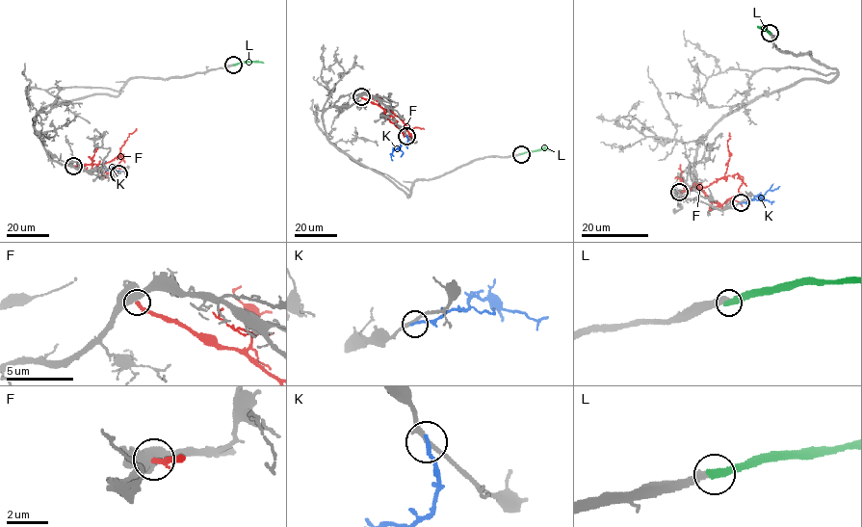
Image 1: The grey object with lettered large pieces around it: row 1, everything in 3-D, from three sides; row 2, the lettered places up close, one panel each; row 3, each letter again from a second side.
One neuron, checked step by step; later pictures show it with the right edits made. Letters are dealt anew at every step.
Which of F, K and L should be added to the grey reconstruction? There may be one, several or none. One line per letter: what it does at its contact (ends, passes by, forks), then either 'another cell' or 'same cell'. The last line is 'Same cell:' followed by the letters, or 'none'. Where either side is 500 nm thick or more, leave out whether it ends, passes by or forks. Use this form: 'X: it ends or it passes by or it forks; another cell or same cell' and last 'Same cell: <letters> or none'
F: another cell
K: it ends; another cell
L: it ends; another cell
Same cell: none

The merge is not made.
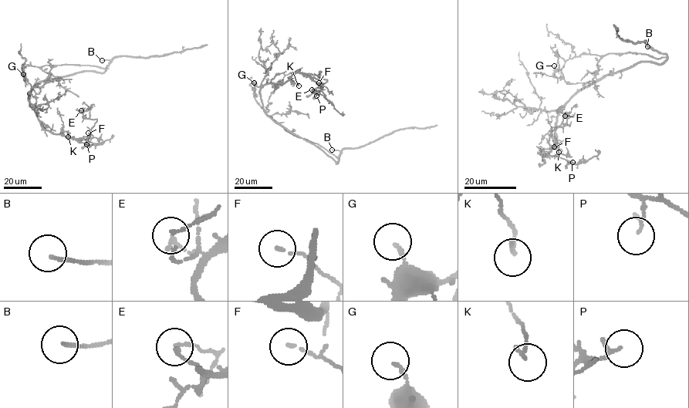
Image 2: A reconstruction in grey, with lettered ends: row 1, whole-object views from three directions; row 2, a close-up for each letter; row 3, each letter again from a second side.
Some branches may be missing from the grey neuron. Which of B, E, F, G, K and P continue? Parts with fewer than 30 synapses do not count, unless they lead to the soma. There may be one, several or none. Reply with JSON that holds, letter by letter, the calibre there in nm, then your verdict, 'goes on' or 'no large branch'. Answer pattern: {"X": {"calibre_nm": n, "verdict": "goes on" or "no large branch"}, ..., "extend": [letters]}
{"B": {"calibre_nm": 140, "verdict": "goes on"}, "E": {"calibre_nm": 110, "verdict": "no large branch"}, "F": {"calibre_nm": 110, "verdict": "no large branch"}, "G": {"calibre_nm": 110, "verdict": "no large branch"}, "K": {"calibre_nm": 140, "verdict": "no large branch"}, "P": {"calibre_nm": 140, "verdict": "no large branch"}, "extend": ["B"]}

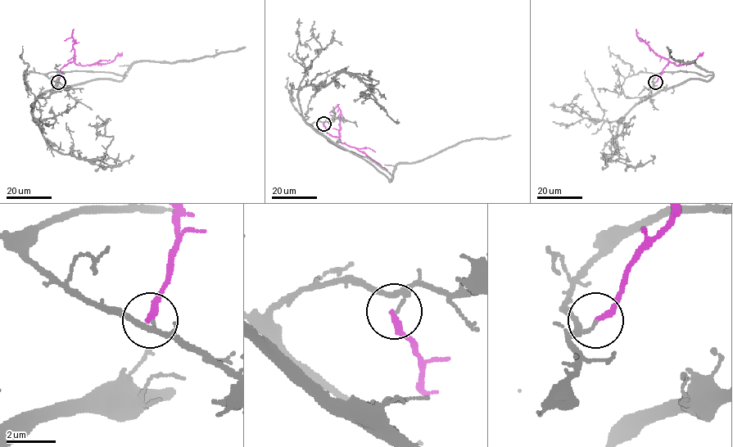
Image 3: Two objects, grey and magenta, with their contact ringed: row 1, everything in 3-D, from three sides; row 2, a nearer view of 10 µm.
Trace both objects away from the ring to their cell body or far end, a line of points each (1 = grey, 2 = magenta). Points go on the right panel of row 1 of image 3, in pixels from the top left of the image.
1: (655, 82), (664, 72), (712, 76), (642, 100), (622, 119), (615, 154), (605, 159), (613, 137), (635, 117)
2: (655, 82), (669, 61), (678, 65), (690, 63), (703, 52)

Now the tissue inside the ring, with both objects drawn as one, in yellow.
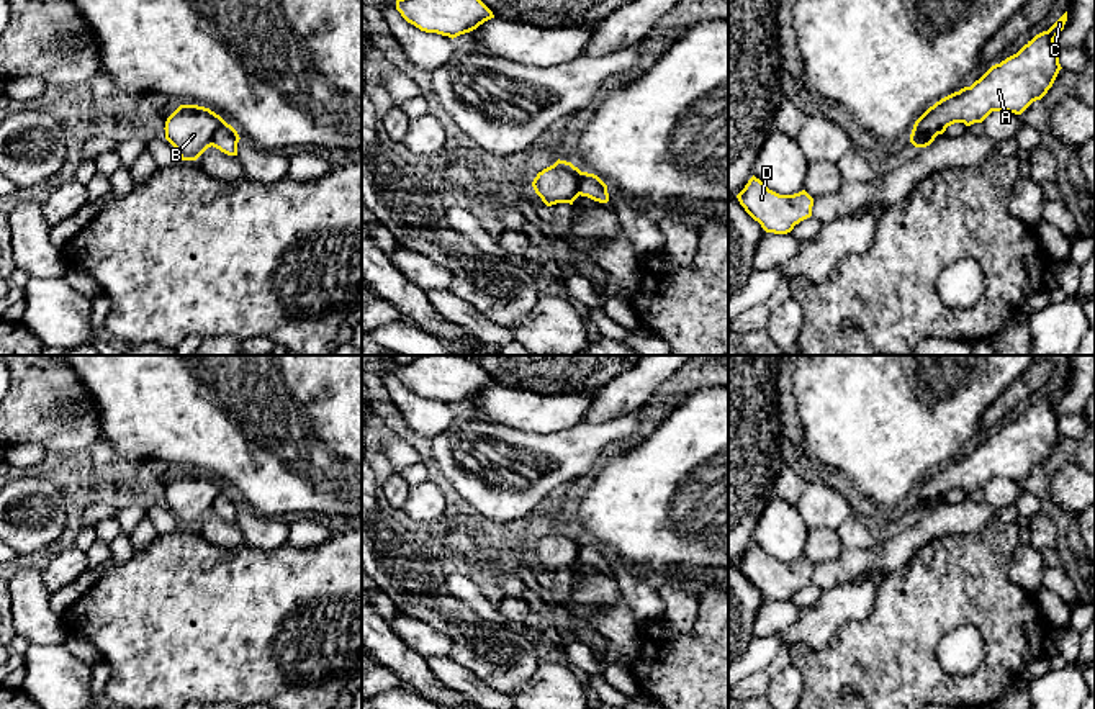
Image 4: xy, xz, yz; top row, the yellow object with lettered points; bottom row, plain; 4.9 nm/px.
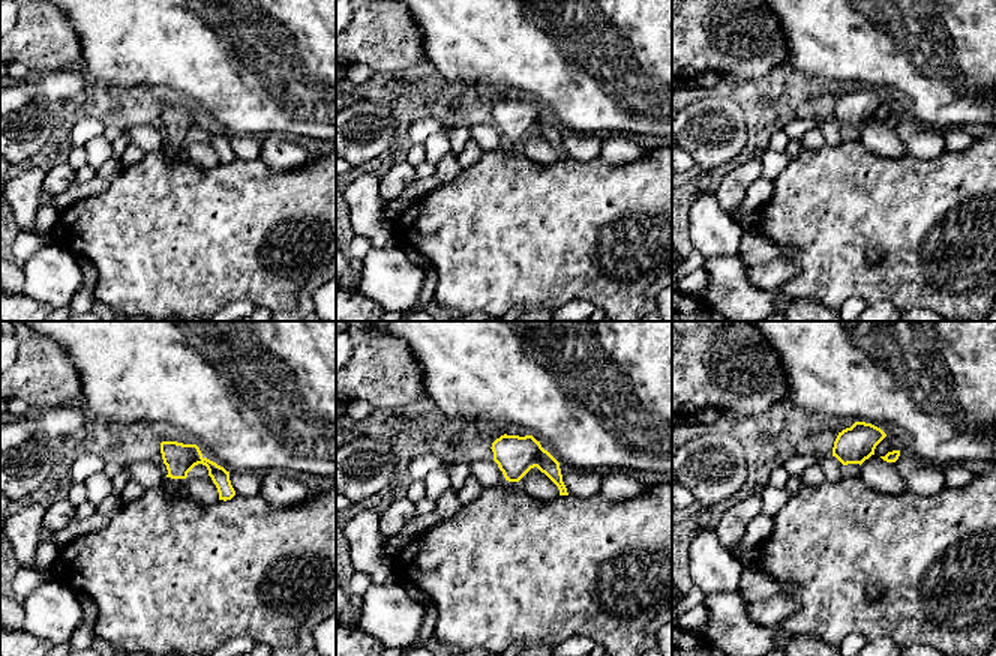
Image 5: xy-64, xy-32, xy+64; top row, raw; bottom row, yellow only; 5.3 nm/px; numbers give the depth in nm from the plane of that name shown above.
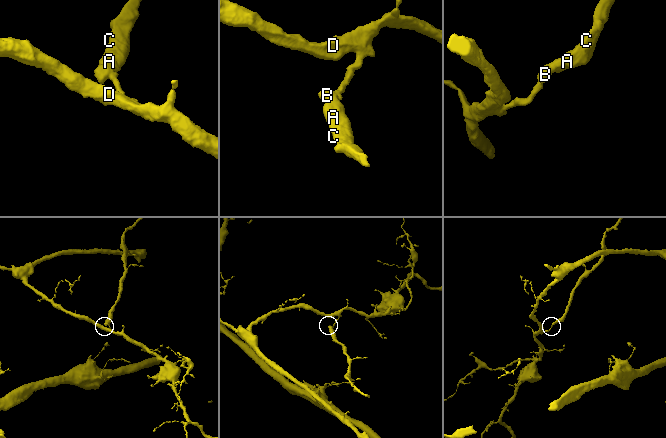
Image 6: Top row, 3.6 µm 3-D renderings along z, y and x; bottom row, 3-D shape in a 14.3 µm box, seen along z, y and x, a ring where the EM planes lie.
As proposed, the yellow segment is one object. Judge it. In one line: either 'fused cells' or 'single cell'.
fused cells

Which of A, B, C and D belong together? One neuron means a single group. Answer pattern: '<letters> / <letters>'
A B C / D

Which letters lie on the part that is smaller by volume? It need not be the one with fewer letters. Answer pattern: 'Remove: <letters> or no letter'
Remove: A, B, C

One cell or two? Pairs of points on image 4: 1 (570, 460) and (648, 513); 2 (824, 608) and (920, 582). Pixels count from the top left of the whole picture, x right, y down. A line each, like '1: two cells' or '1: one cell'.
1: two cells
2: two cells

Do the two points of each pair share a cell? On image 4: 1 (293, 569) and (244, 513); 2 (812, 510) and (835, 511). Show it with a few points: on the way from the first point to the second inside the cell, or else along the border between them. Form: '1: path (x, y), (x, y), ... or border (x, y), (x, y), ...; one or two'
1: border (287, 542), (269, 549), (256, 549), (244, 544); two
2: path (817, 510), (830, 510); one

